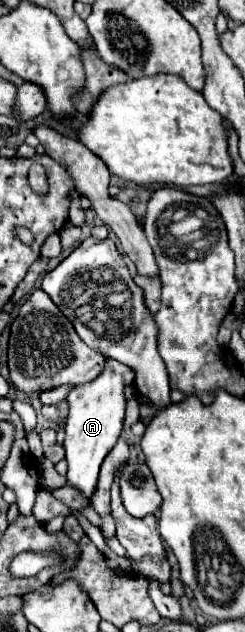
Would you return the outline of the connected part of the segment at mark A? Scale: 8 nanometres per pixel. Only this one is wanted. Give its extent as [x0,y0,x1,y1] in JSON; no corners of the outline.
[66,358,134,502]

